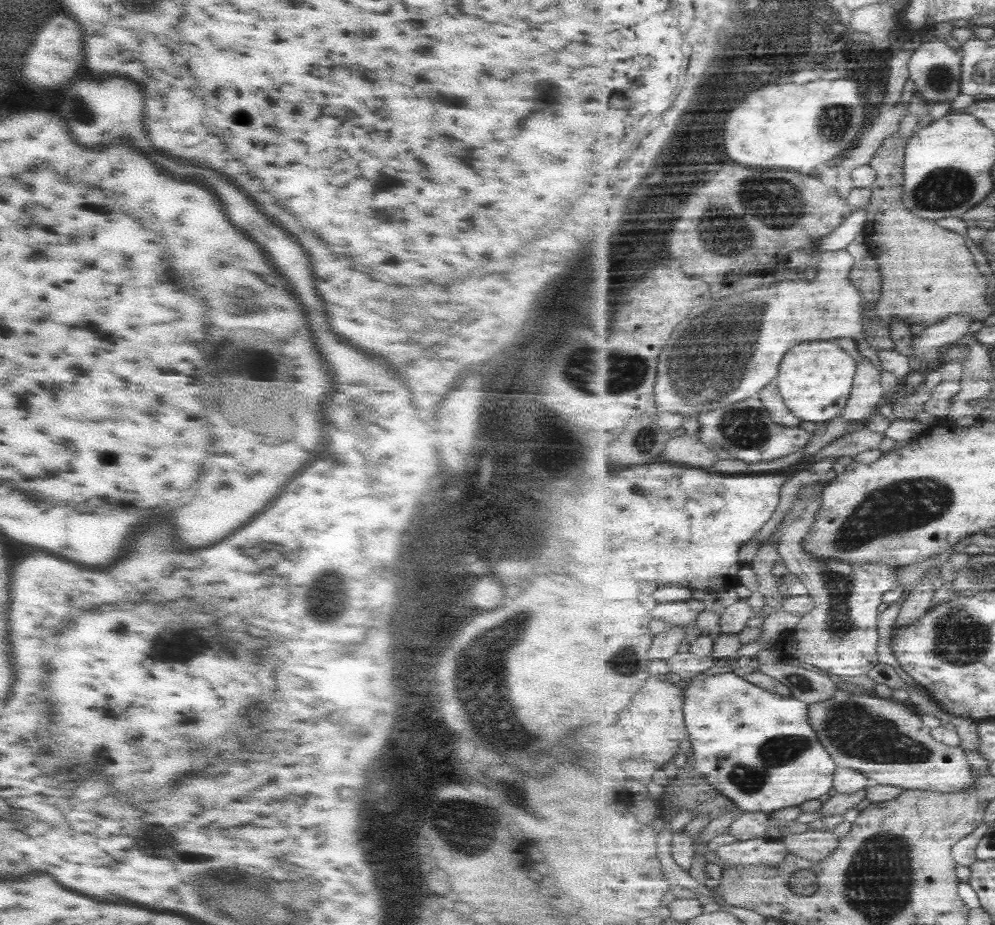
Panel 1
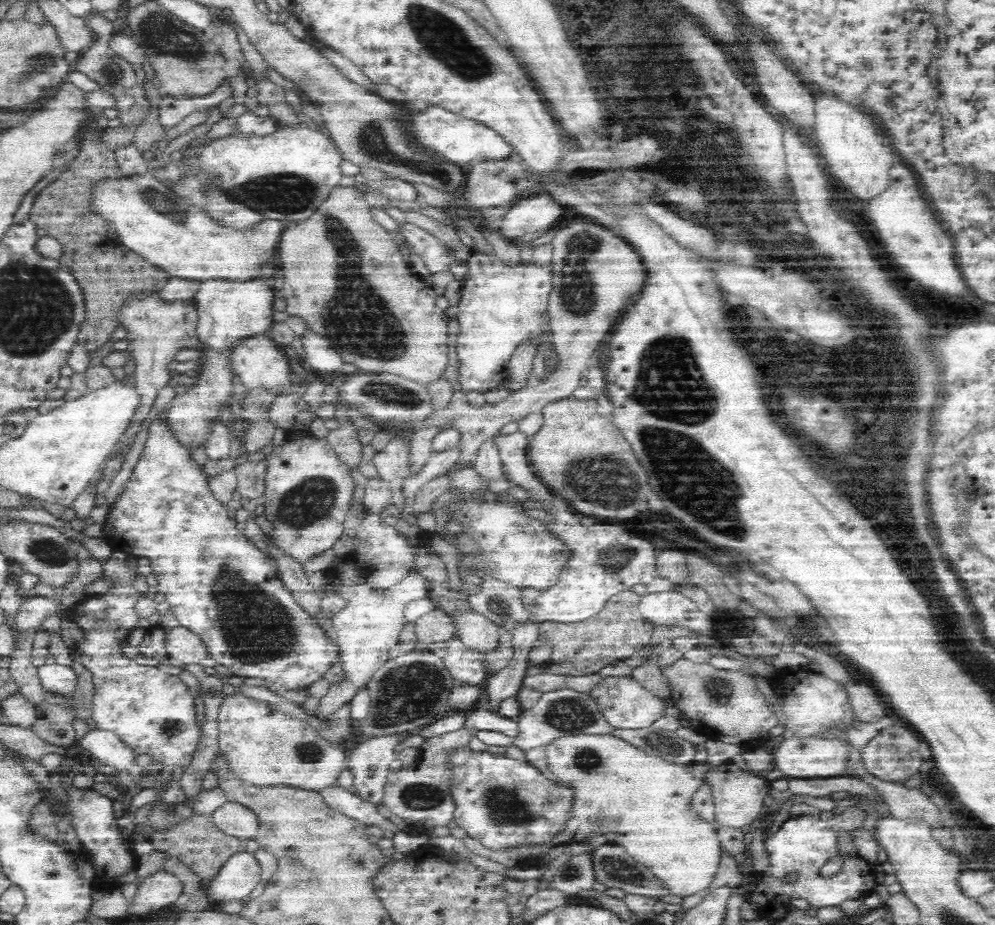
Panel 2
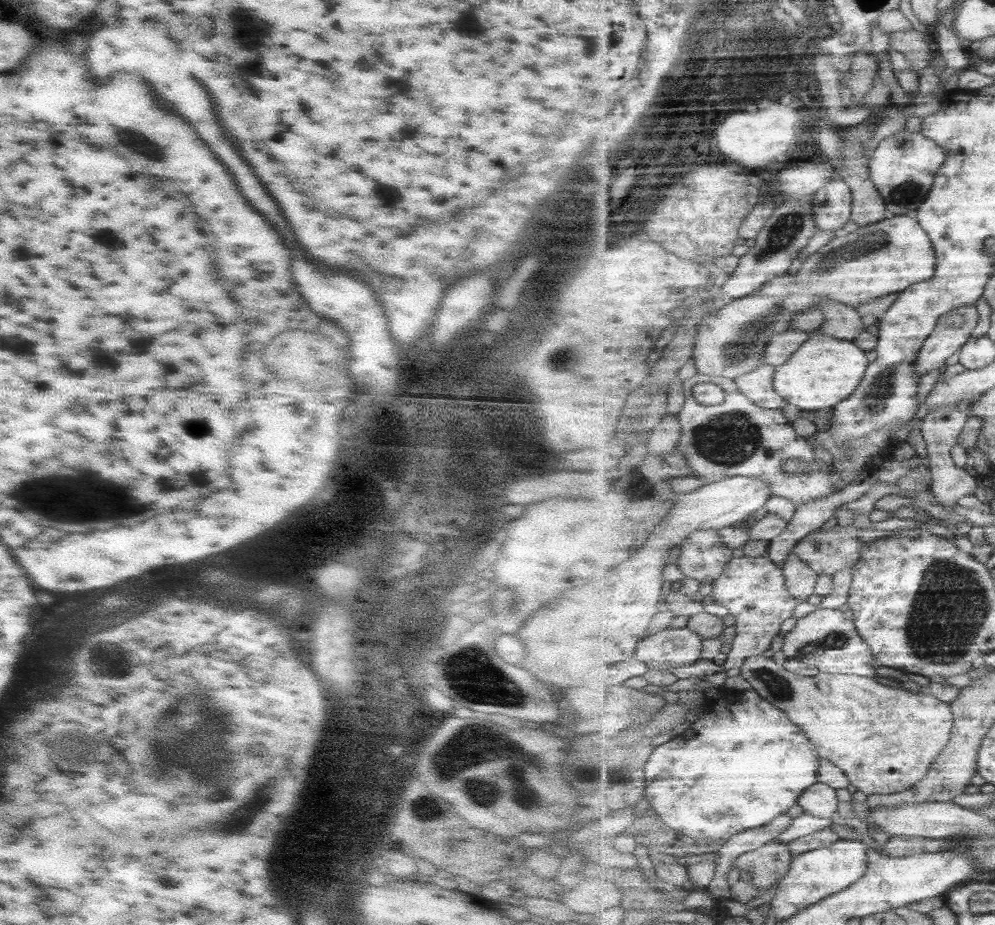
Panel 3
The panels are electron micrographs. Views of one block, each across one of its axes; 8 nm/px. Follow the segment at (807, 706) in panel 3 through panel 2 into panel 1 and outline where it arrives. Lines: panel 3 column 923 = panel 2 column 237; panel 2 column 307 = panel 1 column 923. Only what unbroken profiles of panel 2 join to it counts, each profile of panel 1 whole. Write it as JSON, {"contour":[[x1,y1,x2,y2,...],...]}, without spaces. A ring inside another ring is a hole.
{"contour":[[839,688,831,699,810,704,809,719,837,765,858,770,871,783,946,793,967,791,975,785,975,774,963,748,935,740,932,729,923,724,908,702]]}

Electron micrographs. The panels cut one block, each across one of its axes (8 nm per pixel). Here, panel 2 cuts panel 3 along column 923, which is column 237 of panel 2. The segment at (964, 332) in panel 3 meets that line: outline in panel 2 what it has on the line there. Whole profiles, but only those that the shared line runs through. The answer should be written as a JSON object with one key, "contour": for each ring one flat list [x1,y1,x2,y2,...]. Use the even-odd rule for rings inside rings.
{"contour":[[267,335,248,338,248,340,238,343,237,347,234,345,231,366,248,391,266,389,279,397,286,394,294,385,290,382,291,372,288,357,284,353,280,353,277,344]]}

